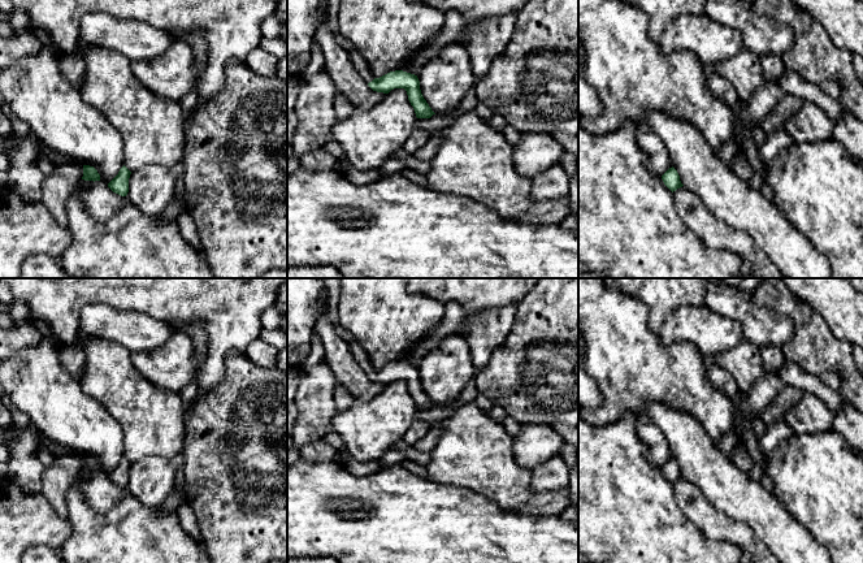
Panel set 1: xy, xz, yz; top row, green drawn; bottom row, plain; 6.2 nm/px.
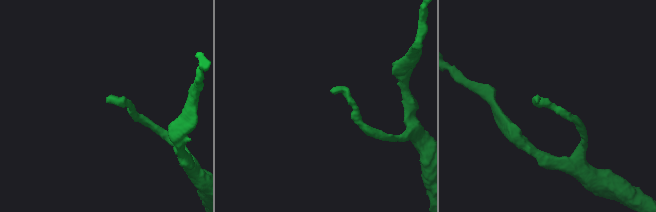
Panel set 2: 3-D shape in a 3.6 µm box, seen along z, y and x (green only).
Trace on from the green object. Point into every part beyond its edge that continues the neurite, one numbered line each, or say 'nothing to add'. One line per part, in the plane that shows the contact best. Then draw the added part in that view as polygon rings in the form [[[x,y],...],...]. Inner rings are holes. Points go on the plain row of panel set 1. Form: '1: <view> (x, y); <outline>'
1: xz (333, 286); [[[324,278],[325,286],[326,286],[326,291],[328,291],[328,309],[329,309],[329,315],[330,319],[335,326],[337,334],[346,339],[350,350],[355,358],[355,360],[357,361],[357,364],[369,374],[374,371],[369,356],[367,355],[367,352],[363,350],[363,347],[354,339],[354,337],[346,332],[341,324],[339,324],[339,319],[338,319],[338,303],[339,303],[339,294],[341,294],[341,283],[339,283],[339,278]]]

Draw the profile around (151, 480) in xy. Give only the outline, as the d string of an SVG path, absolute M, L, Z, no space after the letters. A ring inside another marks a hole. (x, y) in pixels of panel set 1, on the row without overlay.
M183 454L173 458L148 456L131 463L127 491L149 508L160 508L175 489L175 473Z

